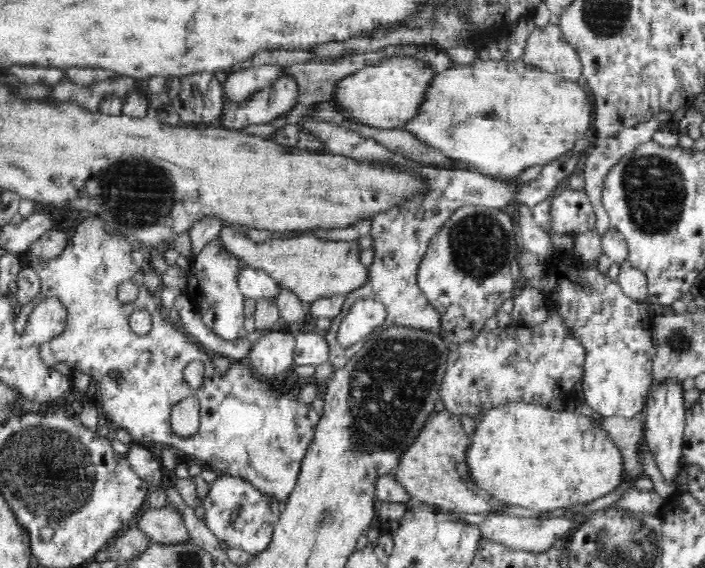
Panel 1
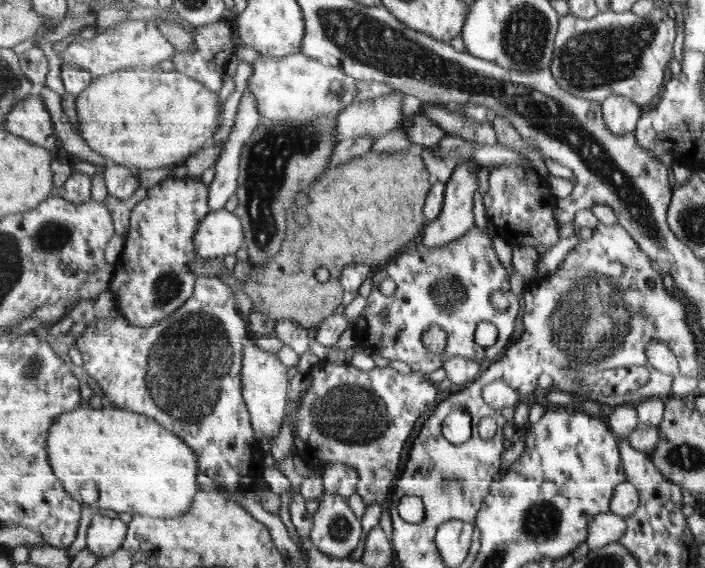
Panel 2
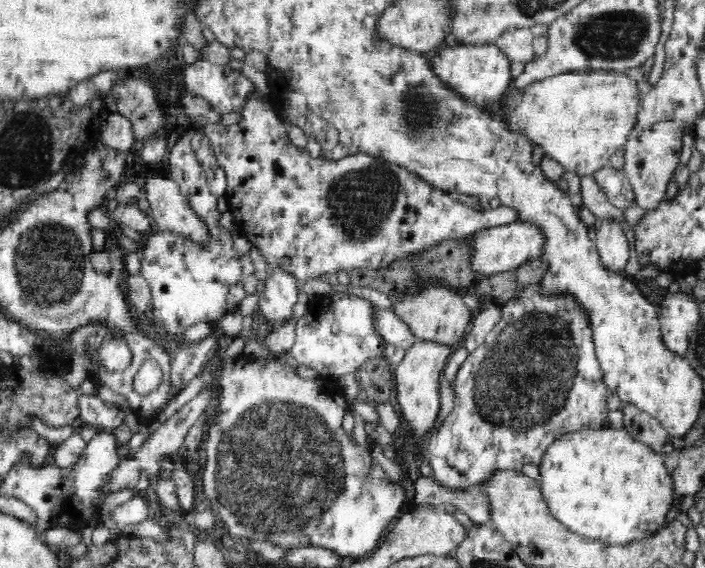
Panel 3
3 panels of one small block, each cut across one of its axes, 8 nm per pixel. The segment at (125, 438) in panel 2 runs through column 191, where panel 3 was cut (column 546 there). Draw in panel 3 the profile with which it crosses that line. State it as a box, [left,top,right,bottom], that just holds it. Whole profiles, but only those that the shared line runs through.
[538,426,674,545]

